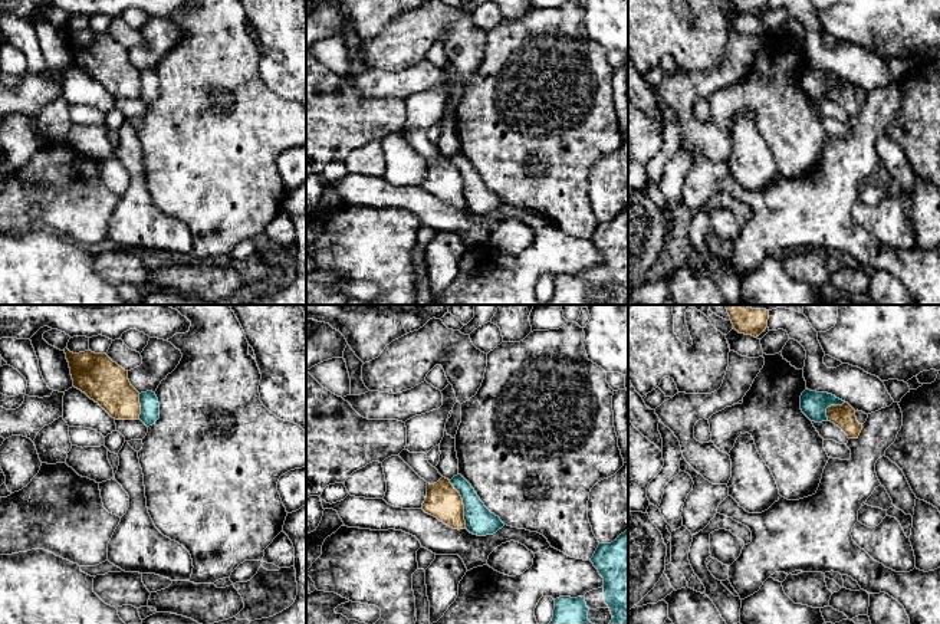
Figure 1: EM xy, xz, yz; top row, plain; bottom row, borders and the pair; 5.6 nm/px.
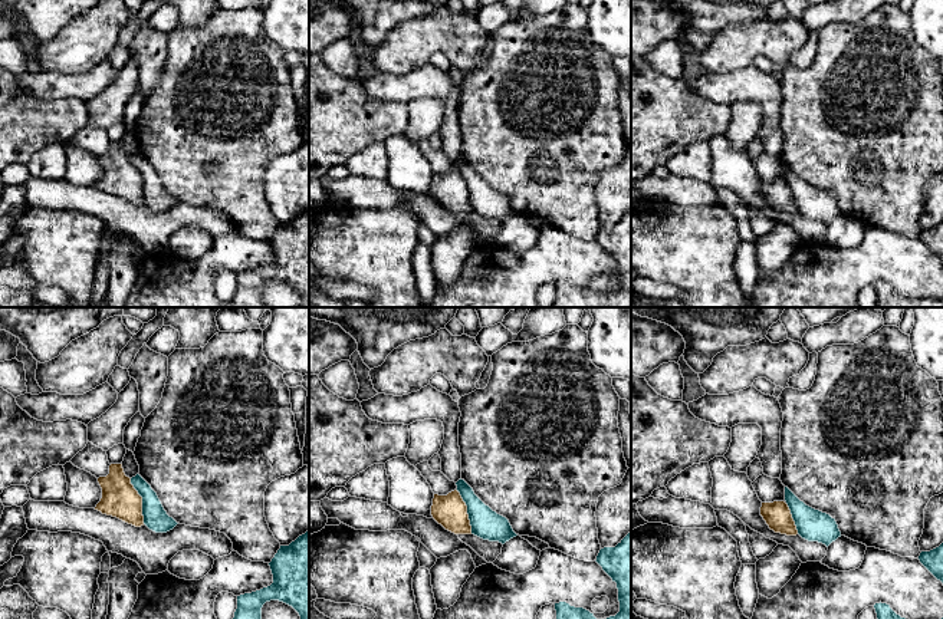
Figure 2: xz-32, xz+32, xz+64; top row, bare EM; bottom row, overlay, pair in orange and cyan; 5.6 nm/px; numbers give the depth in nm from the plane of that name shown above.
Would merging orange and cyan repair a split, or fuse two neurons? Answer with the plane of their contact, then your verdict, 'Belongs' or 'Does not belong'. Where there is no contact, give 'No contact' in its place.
Touches orange in xz. Does not belong

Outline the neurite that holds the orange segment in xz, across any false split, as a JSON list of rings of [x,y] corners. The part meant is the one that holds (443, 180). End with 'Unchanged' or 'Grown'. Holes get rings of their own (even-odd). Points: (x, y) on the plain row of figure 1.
[[[446,155],[434,162],[427,161],[421,187],[453,207],[466,207],[463,177]]]. Unchanged

